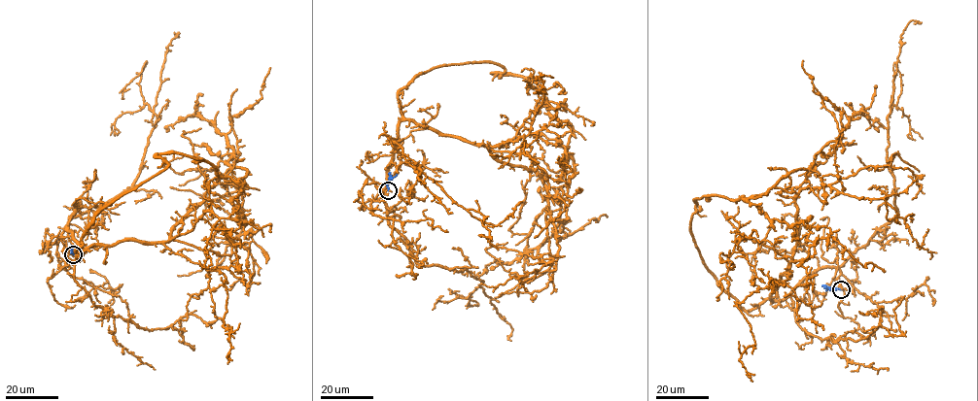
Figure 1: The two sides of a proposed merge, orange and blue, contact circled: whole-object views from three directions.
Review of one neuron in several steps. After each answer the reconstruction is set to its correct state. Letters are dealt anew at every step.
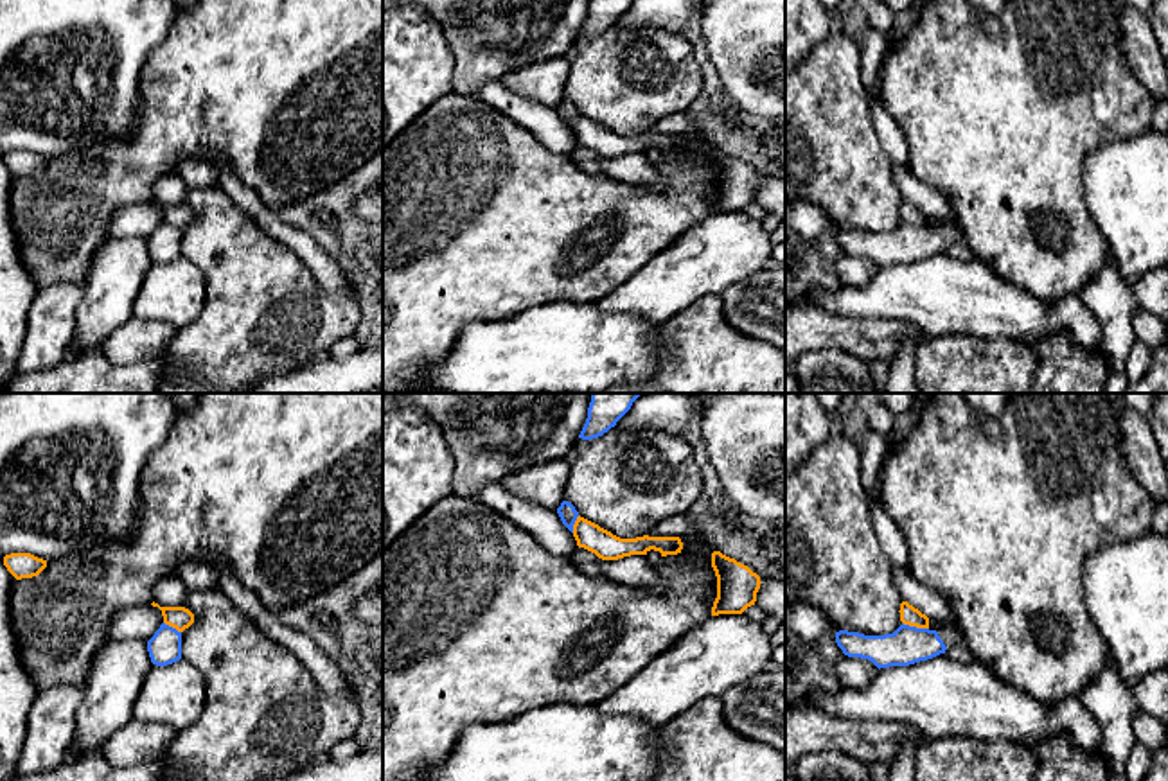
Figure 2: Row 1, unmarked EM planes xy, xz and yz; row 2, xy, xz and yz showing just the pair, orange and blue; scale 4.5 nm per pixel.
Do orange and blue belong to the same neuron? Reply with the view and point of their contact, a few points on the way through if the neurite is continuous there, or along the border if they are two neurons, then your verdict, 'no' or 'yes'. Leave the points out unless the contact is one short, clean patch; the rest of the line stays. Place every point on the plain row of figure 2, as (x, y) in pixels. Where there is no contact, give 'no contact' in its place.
contact yz (915, 223); border yz (902, 219), (928, 227); no

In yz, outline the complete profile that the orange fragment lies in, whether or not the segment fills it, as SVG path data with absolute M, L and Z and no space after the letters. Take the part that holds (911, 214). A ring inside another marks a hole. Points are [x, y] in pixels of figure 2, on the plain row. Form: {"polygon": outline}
{"polygon": "M907 199L900 201L900 219L916 226L929 226L929 215L922 212L918 206L909 203Z"}

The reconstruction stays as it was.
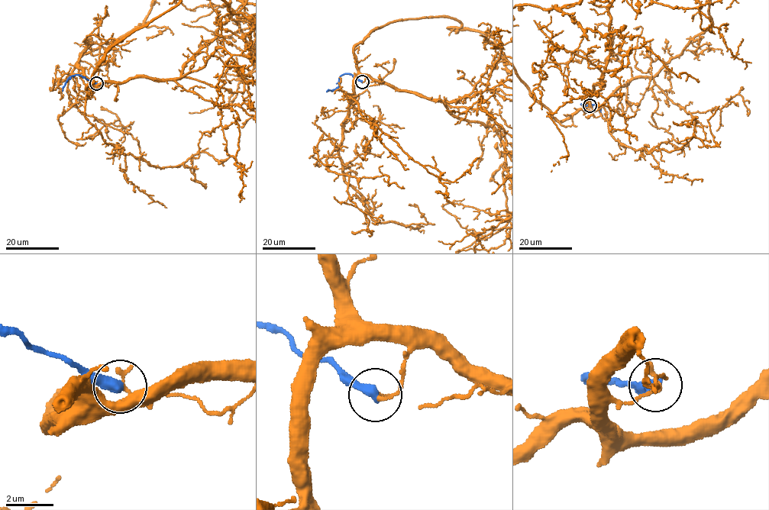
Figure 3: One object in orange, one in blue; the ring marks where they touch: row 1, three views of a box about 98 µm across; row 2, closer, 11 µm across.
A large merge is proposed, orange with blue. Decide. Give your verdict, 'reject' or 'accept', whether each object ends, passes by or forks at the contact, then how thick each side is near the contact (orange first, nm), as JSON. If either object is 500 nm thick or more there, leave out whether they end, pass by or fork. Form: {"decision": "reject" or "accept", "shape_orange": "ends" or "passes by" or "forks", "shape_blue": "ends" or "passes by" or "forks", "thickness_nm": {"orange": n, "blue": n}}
{"decision": "reject", "shape_orange": "ends", "shape_blue": "ends", "thickness_nm": {"orange": 200, "blue": 440}}

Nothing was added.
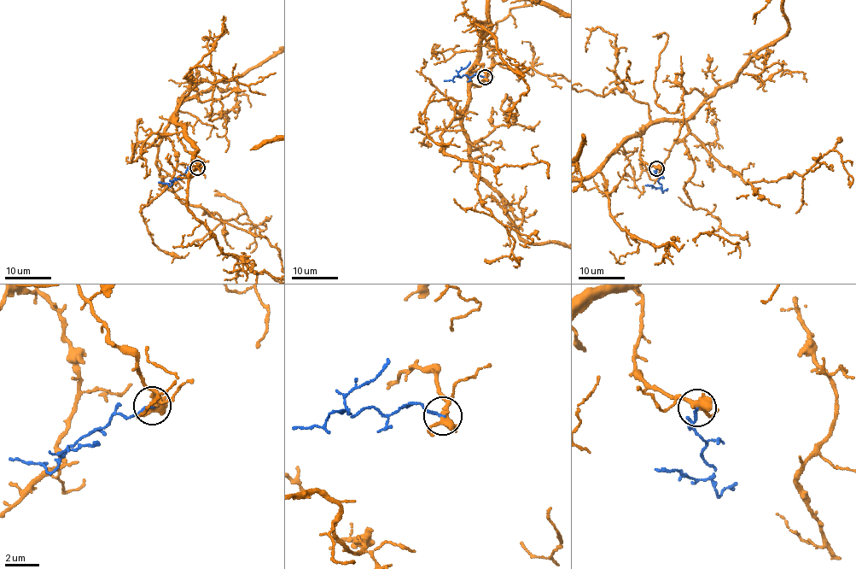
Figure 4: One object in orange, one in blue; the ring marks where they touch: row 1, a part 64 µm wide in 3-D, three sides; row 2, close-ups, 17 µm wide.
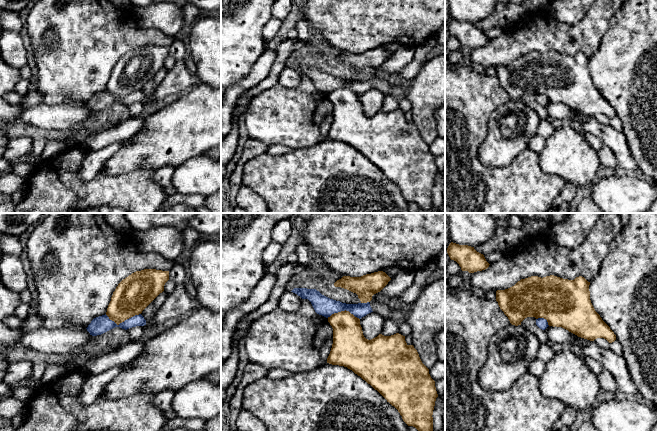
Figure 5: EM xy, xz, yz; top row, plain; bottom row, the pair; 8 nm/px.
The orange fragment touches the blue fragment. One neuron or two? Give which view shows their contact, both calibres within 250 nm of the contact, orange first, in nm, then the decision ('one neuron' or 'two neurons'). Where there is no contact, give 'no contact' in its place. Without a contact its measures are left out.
xy | 300/140 nm | two neurons

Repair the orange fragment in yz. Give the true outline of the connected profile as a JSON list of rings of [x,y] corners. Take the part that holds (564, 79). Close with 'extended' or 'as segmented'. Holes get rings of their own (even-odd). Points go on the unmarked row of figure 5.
[[[554,51],[546,53],[531,52],[521,55],[514,62],[496,67],[496,77],[512,101],[521,101],[527,93],[544,94],[549,102],[562,103],[578,113],[594,117],[604,114],[609,119],[616,116],[616,111],[595,87],[589,67],[590,58],[579,52],[574,56],[563,55]]] | as segmented

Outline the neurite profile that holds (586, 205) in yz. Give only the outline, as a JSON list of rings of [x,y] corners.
[[[585,197],[579,203],[576,213],[604,213],[591,198]]]

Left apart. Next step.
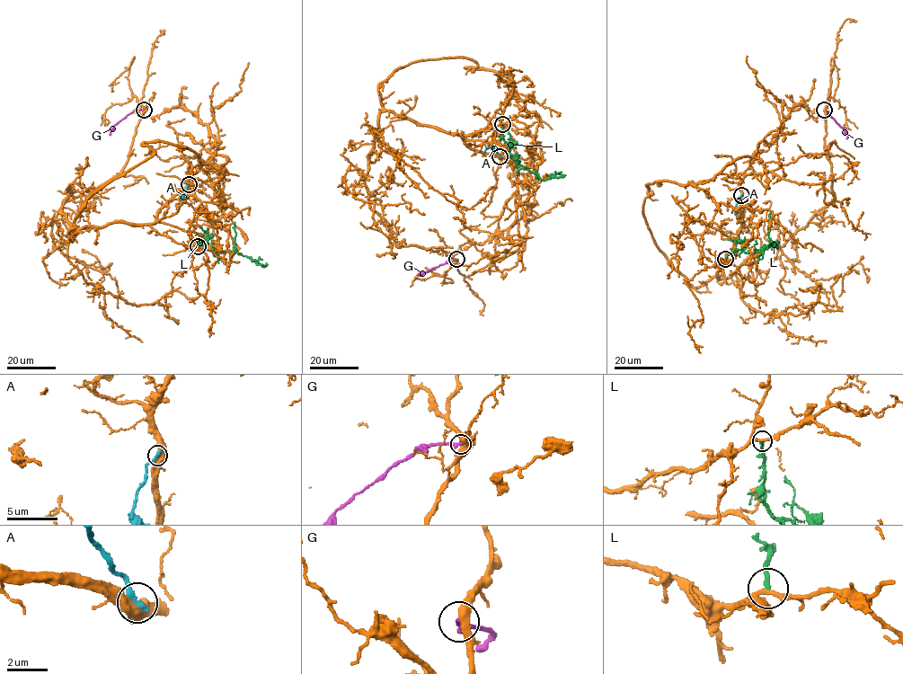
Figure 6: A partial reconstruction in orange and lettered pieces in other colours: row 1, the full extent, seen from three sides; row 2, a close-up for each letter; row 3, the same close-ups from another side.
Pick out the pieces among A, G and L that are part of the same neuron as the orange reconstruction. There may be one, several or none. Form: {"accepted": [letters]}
{"accepted": []}

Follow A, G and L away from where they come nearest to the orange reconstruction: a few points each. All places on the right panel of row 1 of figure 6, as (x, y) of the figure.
A: (740, 195), (735, 211), (744, 223)
G: (824, 110), (844, 130), (846, 138)
L: (725, 259), (734, 251), (759, 252), (770, 242), (779, 242), (777, 247), (773, 248)

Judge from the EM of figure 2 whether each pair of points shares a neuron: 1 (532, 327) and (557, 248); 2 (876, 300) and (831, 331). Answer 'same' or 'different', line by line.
1: different
2: different

